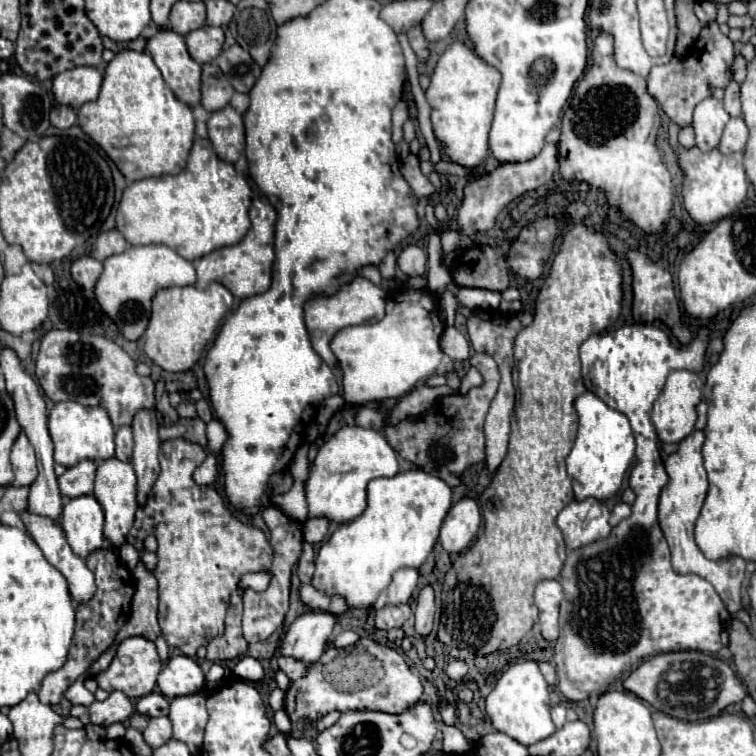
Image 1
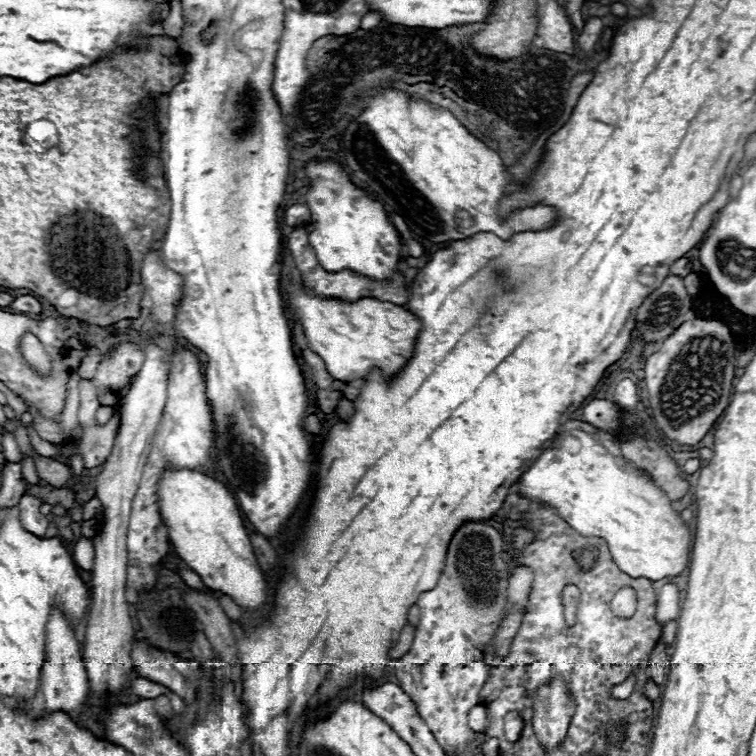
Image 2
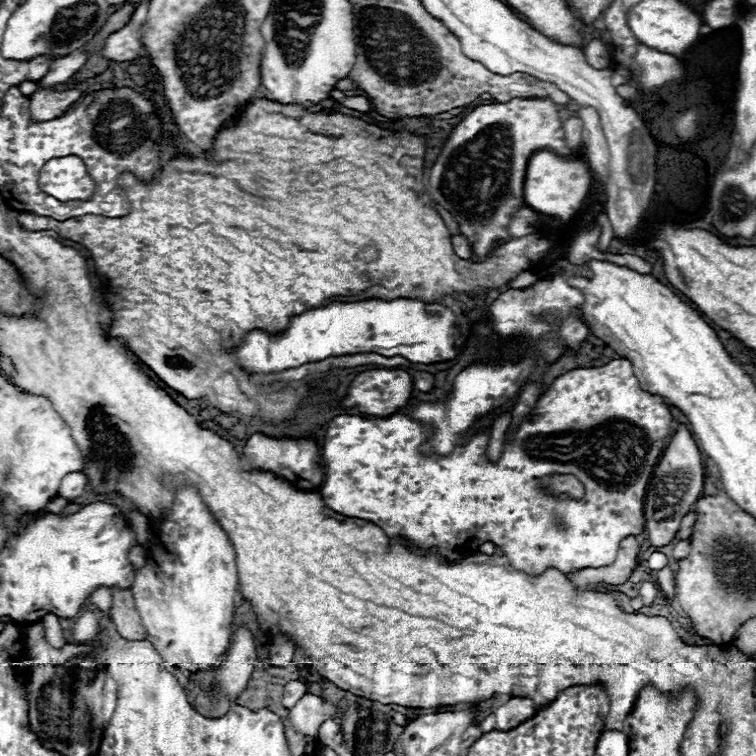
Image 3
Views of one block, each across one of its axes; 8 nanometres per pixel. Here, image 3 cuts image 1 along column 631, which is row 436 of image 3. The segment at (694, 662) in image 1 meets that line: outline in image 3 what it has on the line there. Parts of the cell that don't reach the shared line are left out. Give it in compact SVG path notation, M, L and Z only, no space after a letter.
M680 426L664 450L660 464L654 470L654 476L648 484L646 500L644 500L644 518L646 518L646 532L648 542L652 546L666 546L676 538L682 518L692 510L694 502L700 498L704 490L704 468L700 450L688 432L686 426Z

